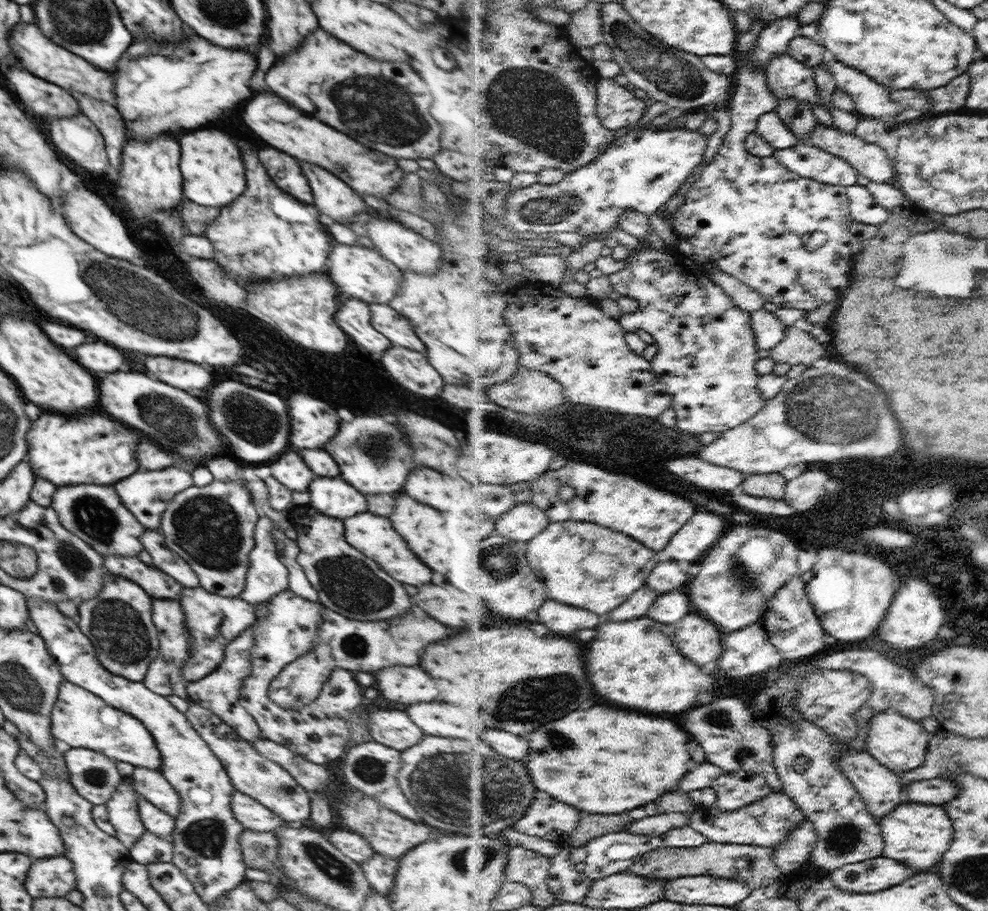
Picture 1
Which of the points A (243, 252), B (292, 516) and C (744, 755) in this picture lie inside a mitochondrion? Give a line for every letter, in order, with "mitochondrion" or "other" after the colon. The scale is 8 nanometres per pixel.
A: mitochondrion
B: other
C: mitochondrion

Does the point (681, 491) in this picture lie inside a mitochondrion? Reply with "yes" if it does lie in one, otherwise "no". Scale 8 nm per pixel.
no

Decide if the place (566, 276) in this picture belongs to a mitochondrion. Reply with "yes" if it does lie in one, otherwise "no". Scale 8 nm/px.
no

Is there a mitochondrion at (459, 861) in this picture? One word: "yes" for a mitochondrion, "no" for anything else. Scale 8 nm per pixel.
yes

